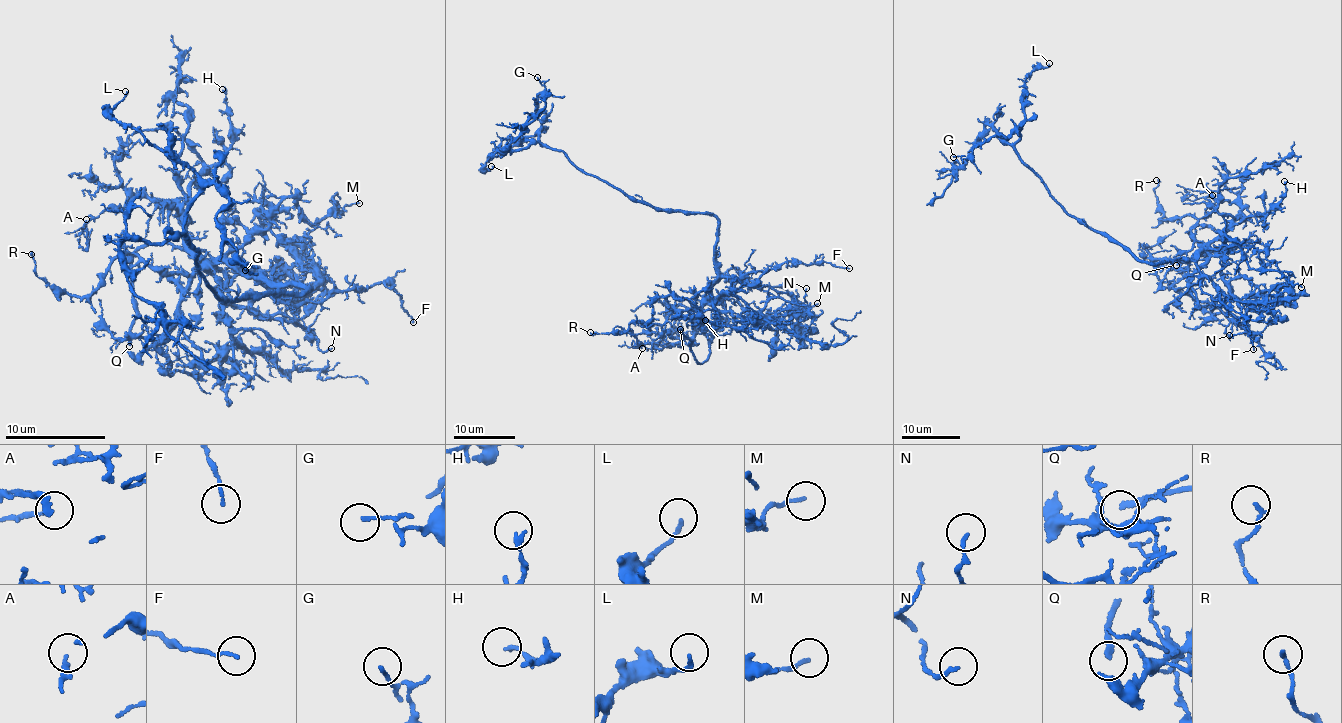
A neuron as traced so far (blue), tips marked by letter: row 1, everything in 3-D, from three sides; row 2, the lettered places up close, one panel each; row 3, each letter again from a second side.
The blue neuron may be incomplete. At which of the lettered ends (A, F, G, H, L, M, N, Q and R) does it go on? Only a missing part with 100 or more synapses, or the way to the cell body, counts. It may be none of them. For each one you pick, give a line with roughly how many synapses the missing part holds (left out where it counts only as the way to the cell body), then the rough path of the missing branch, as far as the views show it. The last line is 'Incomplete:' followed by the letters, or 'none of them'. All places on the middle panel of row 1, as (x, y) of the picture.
Q: Course of what is missing: (680, 329), (671, 301), (643, 270), (581, 219), (577, 186), (580, 152), (585, 141), (579, 137)
Incomplete: Q

